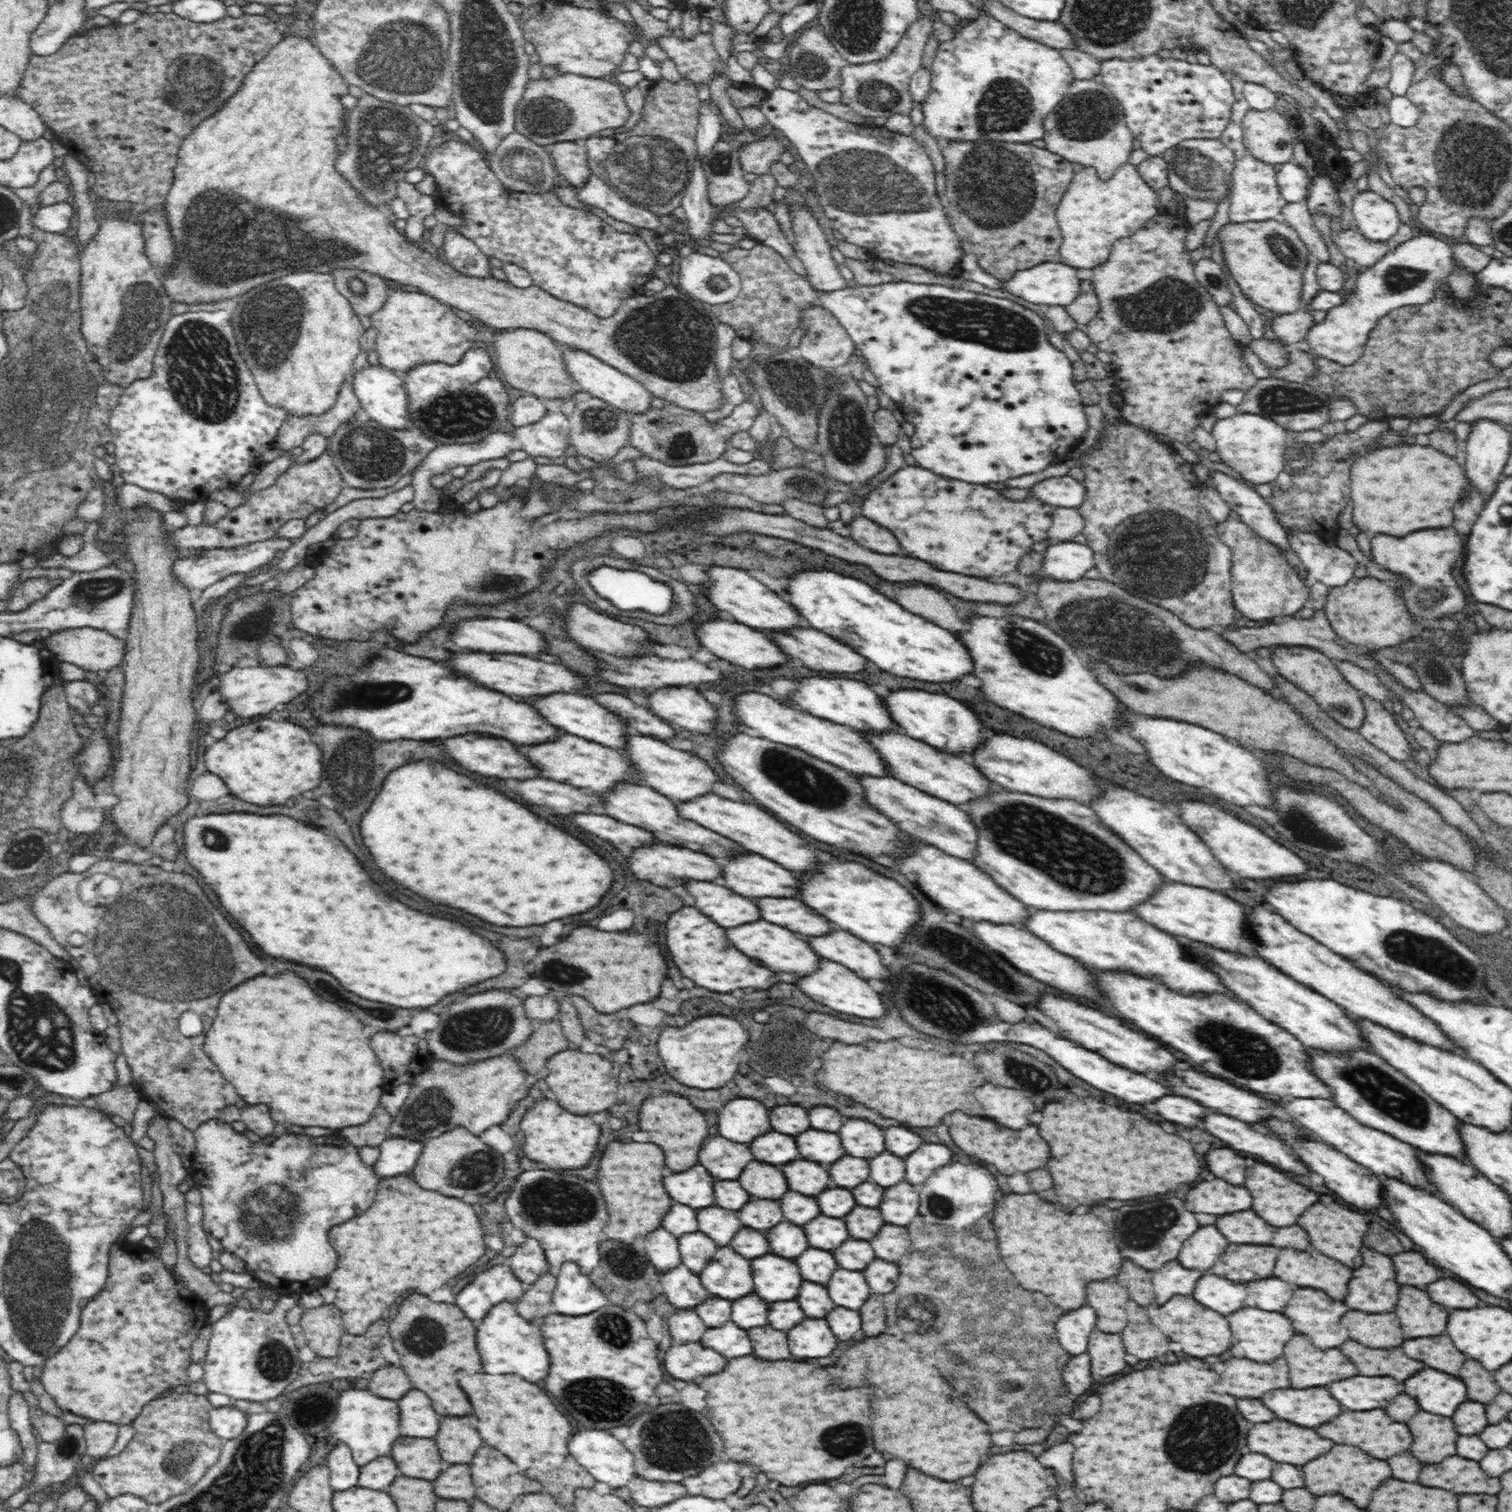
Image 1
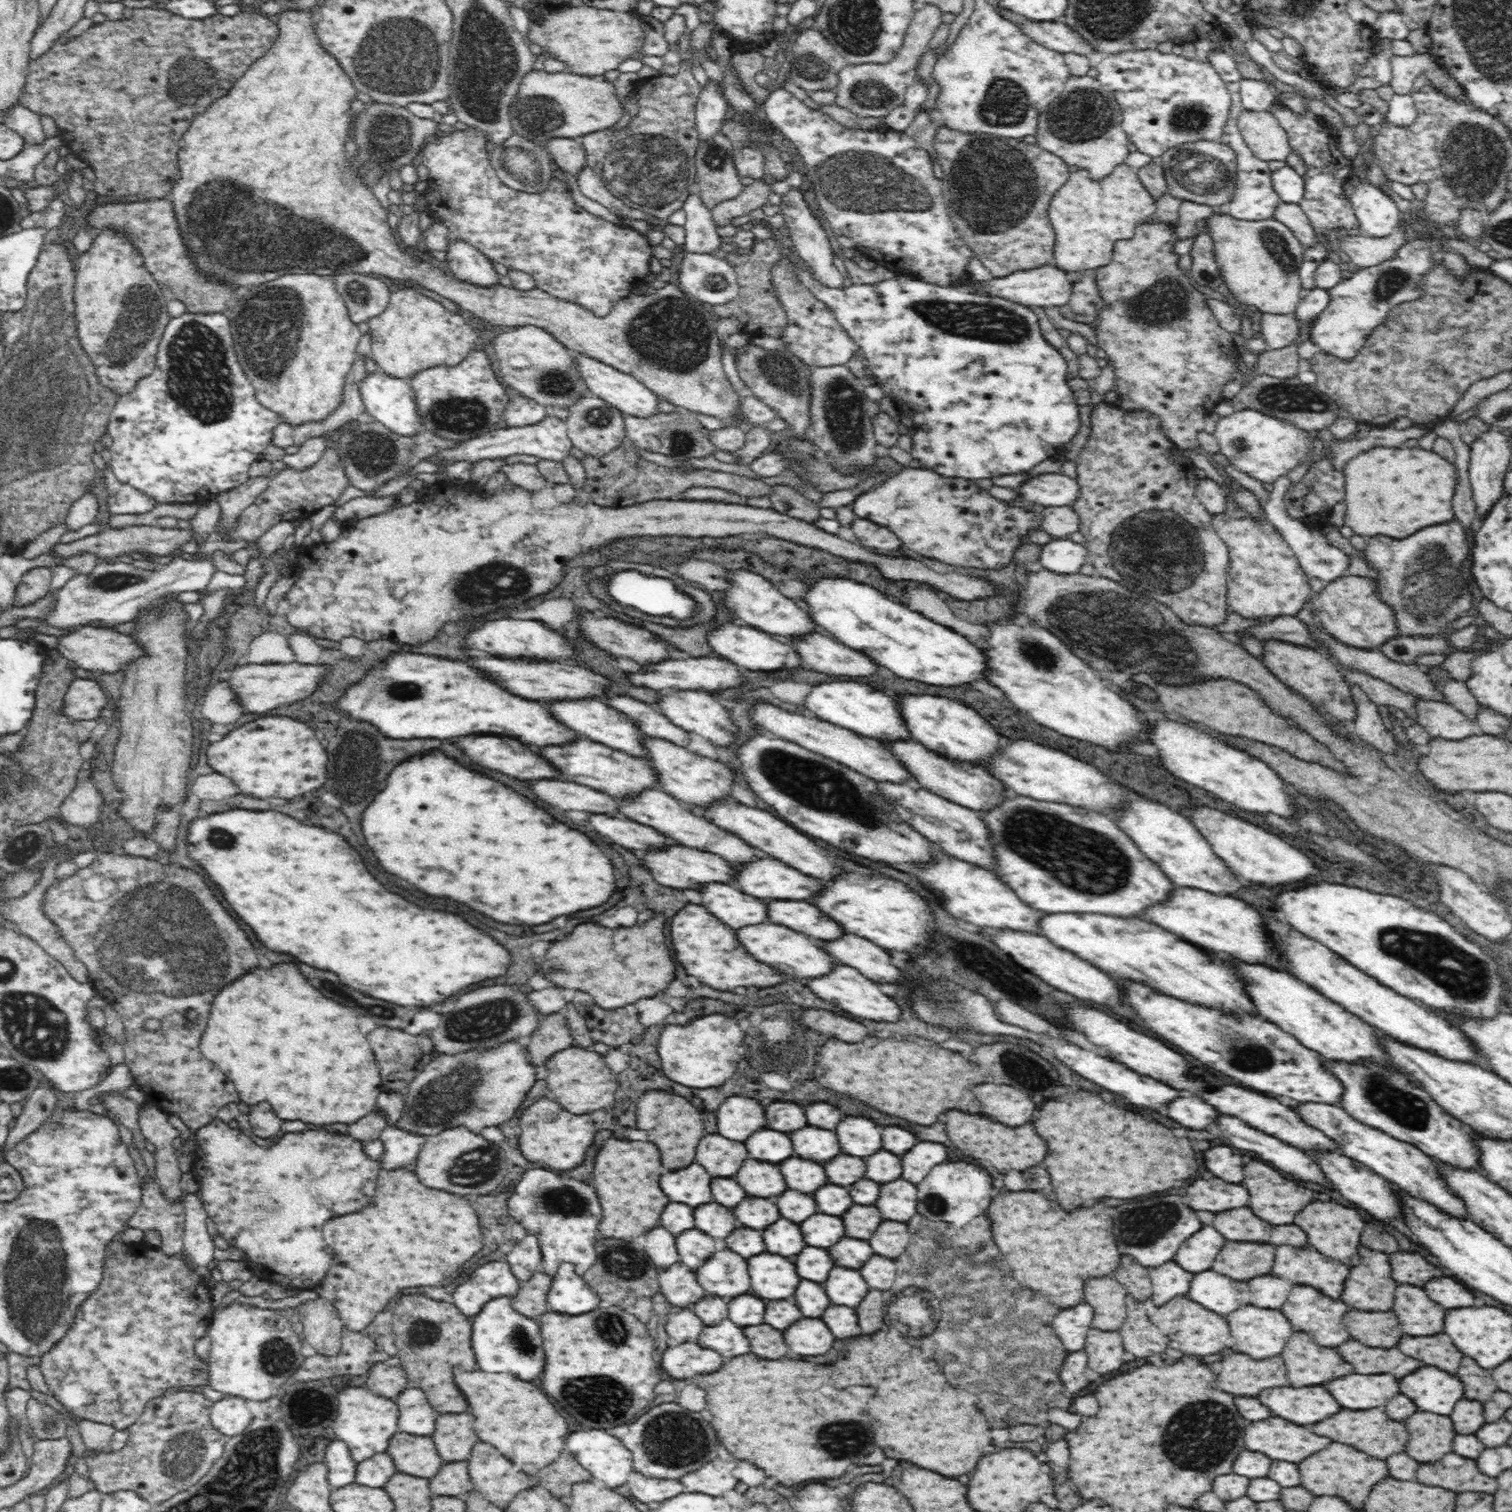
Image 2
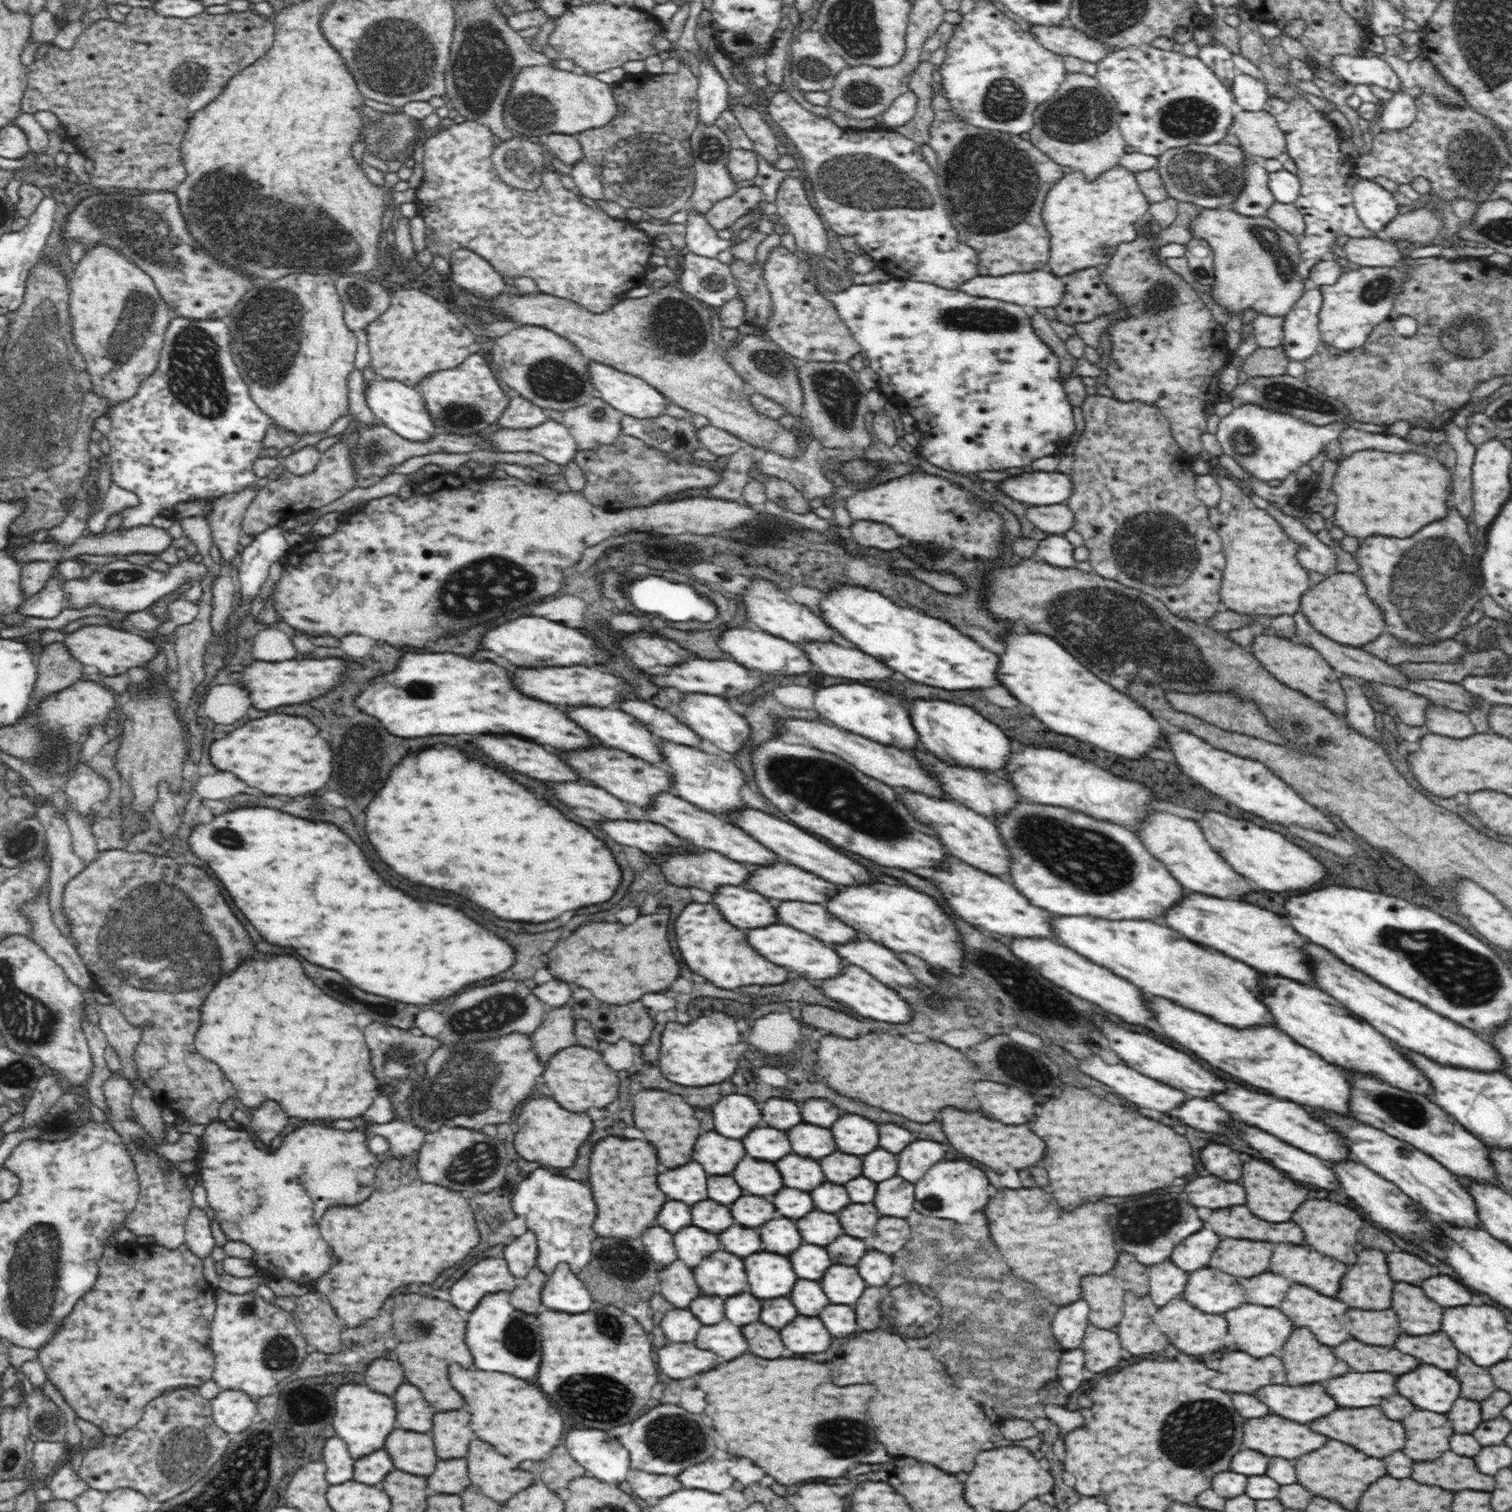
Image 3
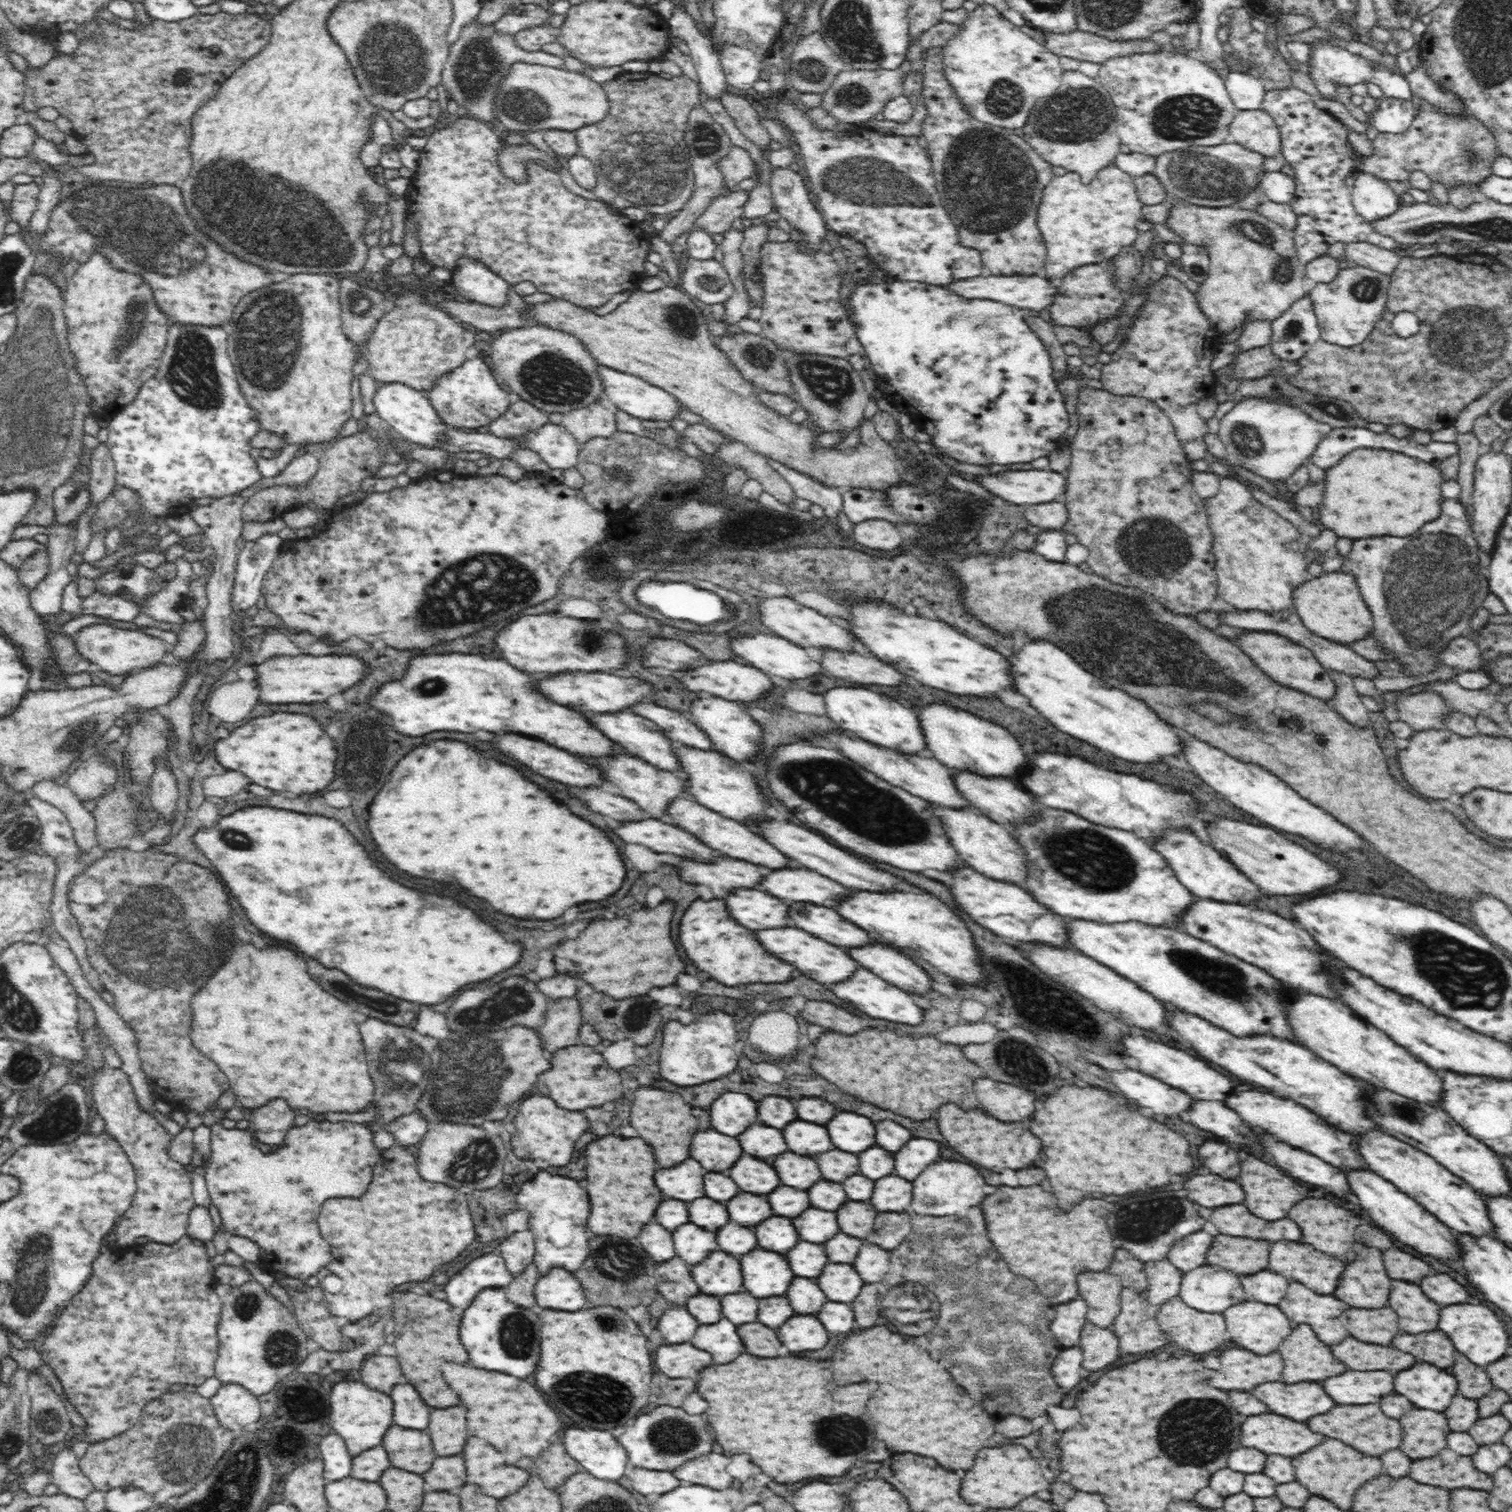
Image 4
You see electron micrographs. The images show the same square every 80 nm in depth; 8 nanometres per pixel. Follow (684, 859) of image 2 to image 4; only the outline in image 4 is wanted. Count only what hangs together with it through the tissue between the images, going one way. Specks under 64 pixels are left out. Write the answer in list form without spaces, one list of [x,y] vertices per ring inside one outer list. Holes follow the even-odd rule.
[[[718,858],[712,864],[685,862],[680,865],[680,876],[683,882],[710,886],[714,896],[722,898],[726,896],[726,892],[730,892],[730,888],[756,888],[762,870],[754,864],[746,864],[740,860]]]

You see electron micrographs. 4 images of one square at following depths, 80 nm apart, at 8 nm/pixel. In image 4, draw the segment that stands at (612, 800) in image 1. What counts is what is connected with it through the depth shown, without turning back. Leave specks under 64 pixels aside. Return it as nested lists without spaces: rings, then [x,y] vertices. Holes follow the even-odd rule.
[[[676,797],[667,806],[662,820],[666,824],[674,824],[686,832],[692,832],[704,844],[708,844],[714,850],[724,852],[726,856],[746,860],[752,864],[760,864],[760,866],[768,866],[768,868],[790,868],[790,864],[786,864],[786,860],[782,860],[782,852],[778,852],[778,848],[770,848],[770,844],[766,844],[766,840],[762,840],[762,836],[754,836],[754,832],[750,832],[750,828],[746,828],[744,823],[710,811],[709,808],[702,807],[692,799],[686,800],[685,797]]]

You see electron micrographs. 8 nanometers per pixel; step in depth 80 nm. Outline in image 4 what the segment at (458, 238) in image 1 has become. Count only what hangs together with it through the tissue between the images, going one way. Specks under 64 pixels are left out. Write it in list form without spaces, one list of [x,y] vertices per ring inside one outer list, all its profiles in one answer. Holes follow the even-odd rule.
[[[462,256],[452,273],[451,282],[468,301],[490,307],[501,307],[508,303],[510,286],[480,260]]]

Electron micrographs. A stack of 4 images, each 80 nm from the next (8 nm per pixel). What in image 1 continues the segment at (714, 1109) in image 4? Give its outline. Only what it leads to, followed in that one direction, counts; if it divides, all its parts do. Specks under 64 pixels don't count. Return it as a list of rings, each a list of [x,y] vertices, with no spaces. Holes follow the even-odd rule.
[[[738,1098],[724,1104],[720,1110],[720,1136],[732,1142],[752,1142],[758,1134],[770,1132],[768,1108],[752,1098]]]

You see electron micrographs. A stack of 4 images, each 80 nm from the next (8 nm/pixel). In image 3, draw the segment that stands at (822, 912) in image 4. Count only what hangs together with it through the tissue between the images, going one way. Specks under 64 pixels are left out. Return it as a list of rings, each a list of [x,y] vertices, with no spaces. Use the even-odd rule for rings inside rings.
[[[782,902],[778,906],[778,916],[782,924],[808,932],[822,942],[848,944],[850,940],[858,940],[858,932],[842,924],[842,920],[834,920],[834,916],[830,916],[830,912],[820,904]]]

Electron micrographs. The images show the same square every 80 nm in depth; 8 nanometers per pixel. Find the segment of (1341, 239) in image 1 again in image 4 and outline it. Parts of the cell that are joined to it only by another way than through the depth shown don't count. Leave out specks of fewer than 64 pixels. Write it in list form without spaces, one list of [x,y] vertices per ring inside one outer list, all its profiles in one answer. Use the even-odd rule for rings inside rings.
[[[1356,242],[1345,246],[1346,260],[1352,260],[1359,266],[1370,268],[1379,273],[1392,275],[1398,264],[1400,256],[1391,250],[1379,248],[1369,242]]]

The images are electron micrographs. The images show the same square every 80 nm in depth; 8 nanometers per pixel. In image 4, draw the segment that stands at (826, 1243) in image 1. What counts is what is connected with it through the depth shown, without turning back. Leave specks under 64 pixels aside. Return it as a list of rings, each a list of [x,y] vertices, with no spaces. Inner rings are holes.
[[[808,1208],[798,1218],[792,1218],[792,1224],[796,1226],[802,1240],[816,1242],[816,1244],[828,1242],[840,1232],[840,1226],[836,1222],[836,1214],[816,1210],[816,1208]]]

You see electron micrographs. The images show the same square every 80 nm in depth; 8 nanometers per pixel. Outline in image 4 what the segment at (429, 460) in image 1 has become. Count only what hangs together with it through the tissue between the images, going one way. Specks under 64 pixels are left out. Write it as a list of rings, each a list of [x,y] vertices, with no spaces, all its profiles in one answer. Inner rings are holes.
[[[545,424],[536,432],[527,434],[523,444],[537,452],[550,470],[563,471],[575,467],[578,462],[580,443],[562,424]]]

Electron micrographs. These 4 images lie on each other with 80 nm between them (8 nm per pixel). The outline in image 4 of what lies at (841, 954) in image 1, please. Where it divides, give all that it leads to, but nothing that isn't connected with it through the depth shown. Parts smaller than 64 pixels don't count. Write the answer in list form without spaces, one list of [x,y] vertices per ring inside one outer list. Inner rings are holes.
[[[880,944],[850,948],[850,956],[882,980],[906,988],[912,994],[926,994],[934,991],[933,980],[928,972],[906,954],[893,948],[884,948]]]

